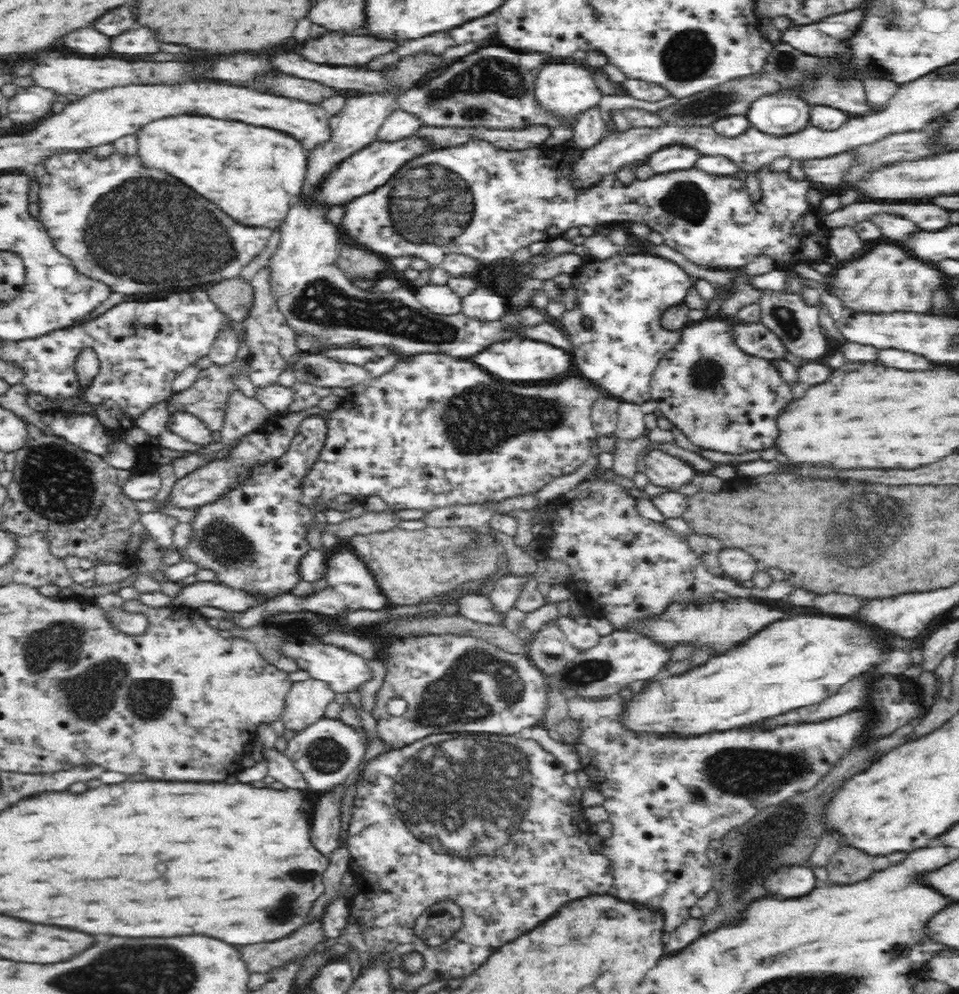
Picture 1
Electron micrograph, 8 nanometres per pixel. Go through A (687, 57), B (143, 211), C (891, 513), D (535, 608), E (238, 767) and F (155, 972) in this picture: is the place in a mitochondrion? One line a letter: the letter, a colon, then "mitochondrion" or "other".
A: mitochondrion
B: mitochondrion
C: mitochondrion
D: other
E: other
F: mitochondrion

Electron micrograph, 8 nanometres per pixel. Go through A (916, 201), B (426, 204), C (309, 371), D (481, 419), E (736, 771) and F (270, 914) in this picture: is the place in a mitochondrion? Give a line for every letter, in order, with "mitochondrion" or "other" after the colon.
A: other
B: mitochondrion
C: mitochondrion
D: mitochondrion
E: mitochondrion
F: mitochondrion

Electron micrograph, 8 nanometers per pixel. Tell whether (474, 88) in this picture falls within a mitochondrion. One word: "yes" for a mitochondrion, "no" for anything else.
yes

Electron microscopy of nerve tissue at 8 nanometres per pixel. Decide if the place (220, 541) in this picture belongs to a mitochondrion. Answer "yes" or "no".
yes

